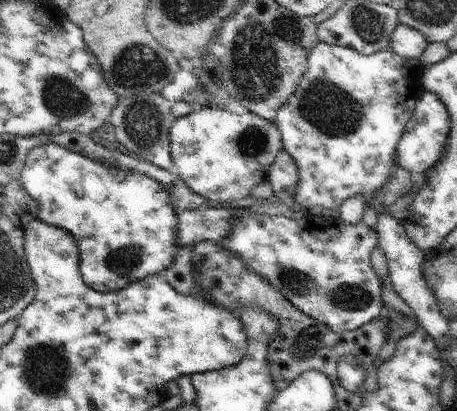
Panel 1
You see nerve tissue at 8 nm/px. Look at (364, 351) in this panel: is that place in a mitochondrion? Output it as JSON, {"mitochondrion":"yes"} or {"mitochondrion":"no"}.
{"mitochondrion":"no"}

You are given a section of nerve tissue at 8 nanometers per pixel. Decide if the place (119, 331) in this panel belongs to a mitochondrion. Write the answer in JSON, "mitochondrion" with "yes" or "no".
{"mitochondrion":"no"}

